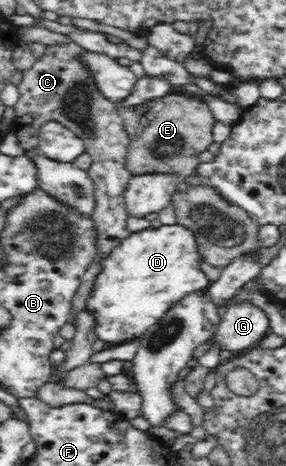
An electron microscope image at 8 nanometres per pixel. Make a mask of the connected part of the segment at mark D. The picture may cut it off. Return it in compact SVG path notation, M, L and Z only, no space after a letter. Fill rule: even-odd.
M162 224L159 228L150 228L129 233L119 246L111 250L102 263L93 289L87 298L85 306L98 315L97 338L105 342L119 344L134 338L142 337L153 325L162 320L177 302L183 301L199 290L206 290L211 286L211 280L201 270L203 264L202 251L199 250L197 232L188 226L176 224Z

